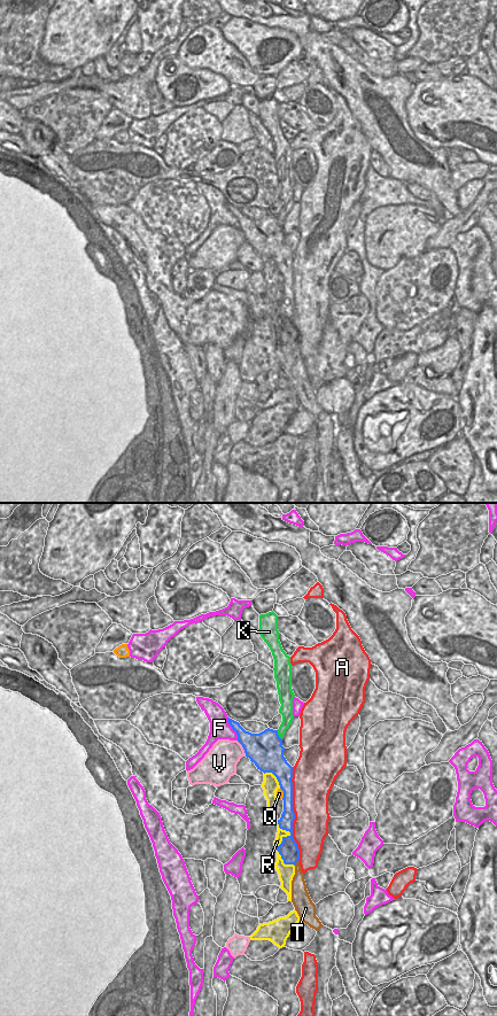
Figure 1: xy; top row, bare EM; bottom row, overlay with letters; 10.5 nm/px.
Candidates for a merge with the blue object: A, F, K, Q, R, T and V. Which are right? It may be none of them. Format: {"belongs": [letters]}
{"belongs": ["T"]}

